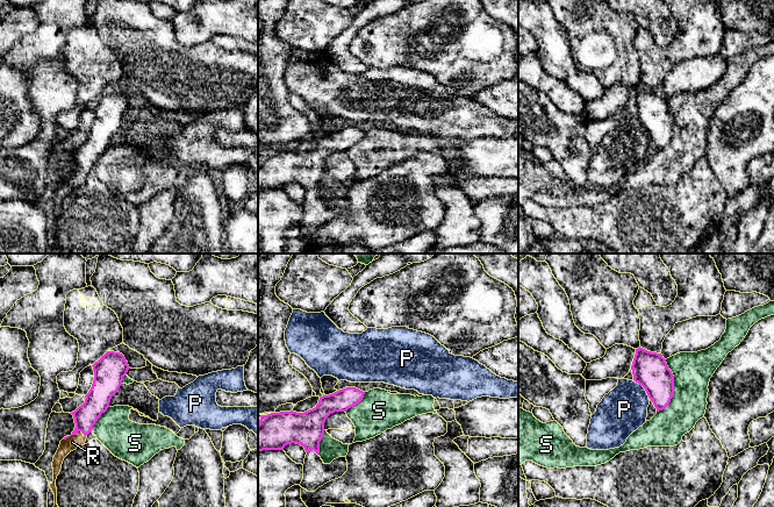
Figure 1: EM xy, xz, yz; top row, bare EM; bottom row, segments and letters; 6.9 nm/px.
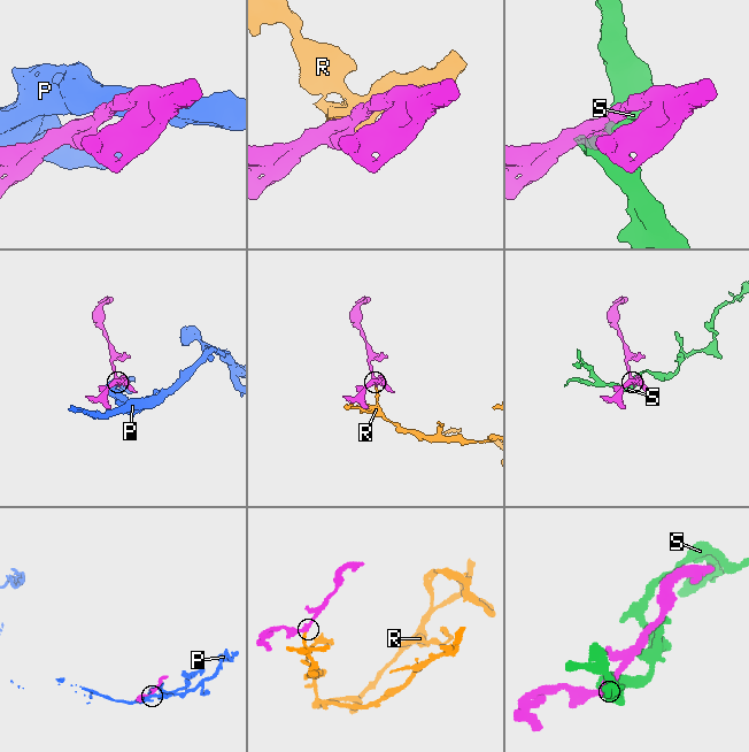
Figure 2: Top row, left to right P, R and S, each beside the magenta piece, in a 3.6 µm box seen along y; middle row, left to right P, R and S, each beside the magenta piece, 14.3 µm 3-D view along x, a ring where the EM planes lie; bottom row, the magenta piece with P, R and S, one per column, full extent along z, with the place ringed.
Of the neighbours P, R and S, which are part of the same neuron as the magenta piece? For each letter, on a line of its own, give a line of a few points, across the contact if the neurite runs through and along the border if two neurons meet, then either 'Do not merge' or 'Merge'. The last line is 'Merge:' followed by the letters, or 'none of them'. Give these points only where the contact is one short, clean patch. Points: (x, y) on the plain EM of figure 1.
P: Line: yz (635, 120), (644, 128), (649, 136). Do not merge
R: Line: xy (97, 141), (79, 170), (72, 181). Merge
S: Do not merge
Merge: R

